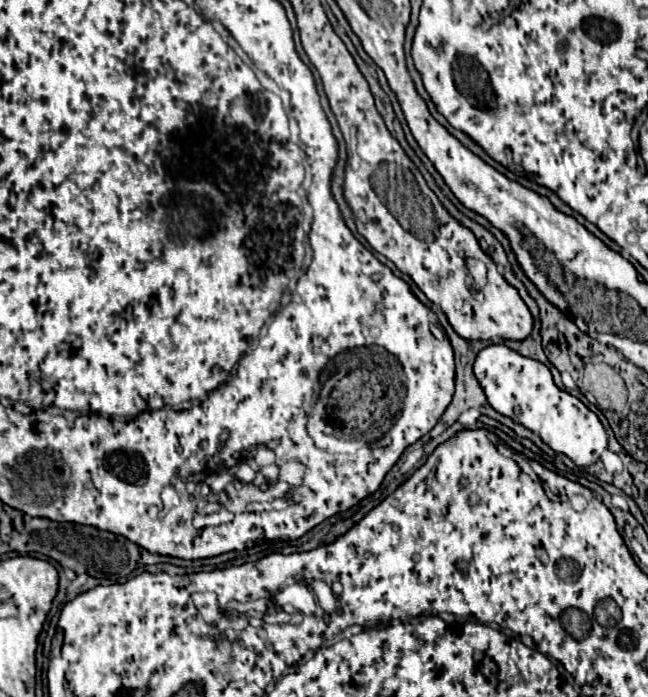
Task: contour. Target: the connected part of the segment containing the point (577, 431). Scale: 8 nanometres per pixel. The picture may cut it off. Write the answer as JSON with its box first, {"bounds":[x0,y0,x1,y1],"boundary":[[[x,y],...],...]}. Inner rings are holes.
{"bounds":[473,344,607,466],"boundary":[[[491,344],[479,350],[473,372],[495,412],[539,434],[549,448],[569,456],[577,466],[595,464],[607,448],[607,432],[597,414],[591,412],[579,398],[559,390],[545,364],[525,358],[503,344]]]}

